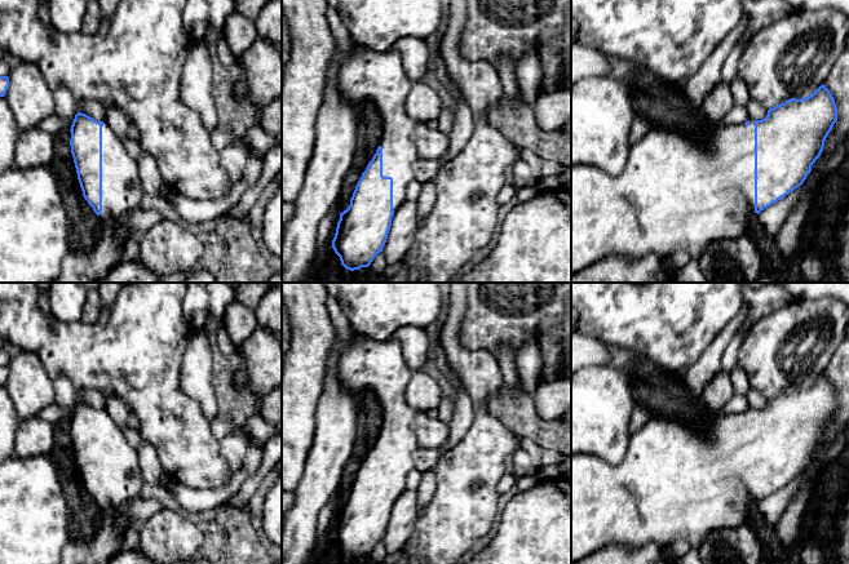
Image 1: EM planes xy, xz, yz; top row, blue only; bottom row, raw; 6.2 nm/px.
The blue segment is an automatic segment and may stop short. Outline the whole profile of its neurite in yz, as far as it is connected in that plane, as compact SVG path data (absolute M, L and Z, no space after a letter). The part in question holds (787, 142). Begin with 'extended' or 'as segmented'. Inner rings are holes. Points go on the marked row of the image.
extended; M821 85L809 97L796 99L791 98L784 103L768 110L768 115L762 120L749 119L740 125L724 125L716 128L706 128L706 137L703 139L689 139L685 134L673 129L653 128L638 142L631 145L628 159L623 170L611 176L598 168L589 165L571 165L571 275L578 274L592 263L601 261L609 256L625 256L628 258L642 258L647 254L655 254L659 259L669 257L677 249L684 249L689 253L689 262L680 271L675 283L708 283L699 267L699 259L703 252L713 243L724 239L738 239L744 234L746 223L751 213L760 213L765 208L783 199L795 188L801 186L812 172L812 165L821 156L824 141L832 130L837 120L837 108L835 99L826 85Z

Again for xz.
extended; M354 44L348 53L340 53L337 88L353 105L363 106L373 102L381 119L381 139L376 154L362 173L350 205L340 213L332 248L340 257L341 265L350 271L368 267L373 258L383 252L392 226L392 218L407 200L407 186L415 179L414 164L419 160L412 142L415 128L421 124L408 116L404 101L412 88L406 75L398 52L375 52Z

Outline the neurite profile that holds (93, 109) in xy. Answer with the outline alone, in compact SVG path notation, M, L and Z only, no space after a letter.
M79 101L78 110L79 112L88 115L97 121L106 120L106 108L97 101Z

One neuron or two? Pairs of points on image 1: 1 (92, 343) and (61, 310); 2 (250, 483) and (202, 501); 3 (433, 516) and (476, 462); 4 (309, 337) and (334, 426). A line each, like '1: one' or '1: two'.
1: two
2: two
3: one
4: two

